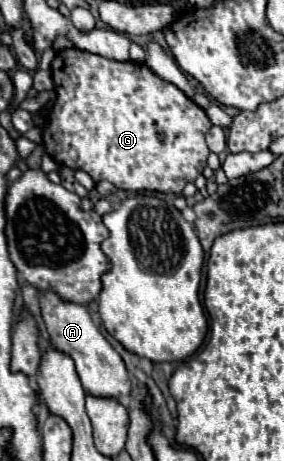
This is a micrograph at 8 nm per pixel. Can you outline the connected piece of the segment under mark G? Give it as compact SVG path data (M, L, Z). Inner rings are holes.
M65 49L55 55L51 73L57 97L45 119L43 147L55 163L83 169L95 183L105 179L125 191L181 193L185 183L195 181L203 173L209 155L205 133L211 129L211 121L181 89L157 77L147 65L135 61L119 63L81 49Z

